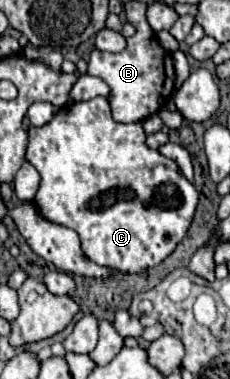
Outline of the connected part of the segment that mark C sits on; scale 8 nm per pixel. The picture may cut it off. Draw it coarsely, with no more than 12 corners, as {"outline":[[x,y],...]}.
{"outline":[[104,96],[30,128],[40,216],[92,262],[160,264],[197,188]]}

